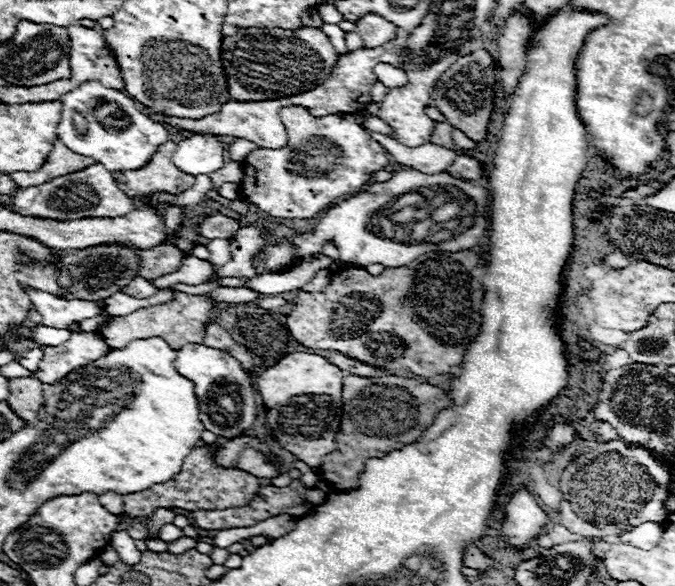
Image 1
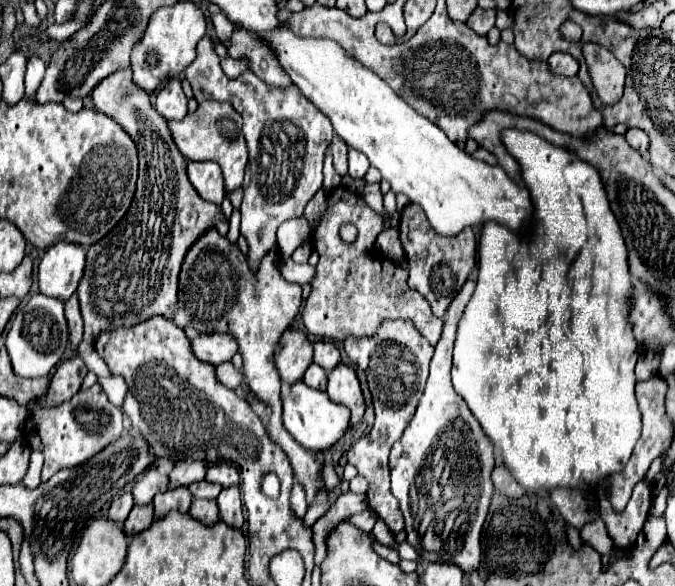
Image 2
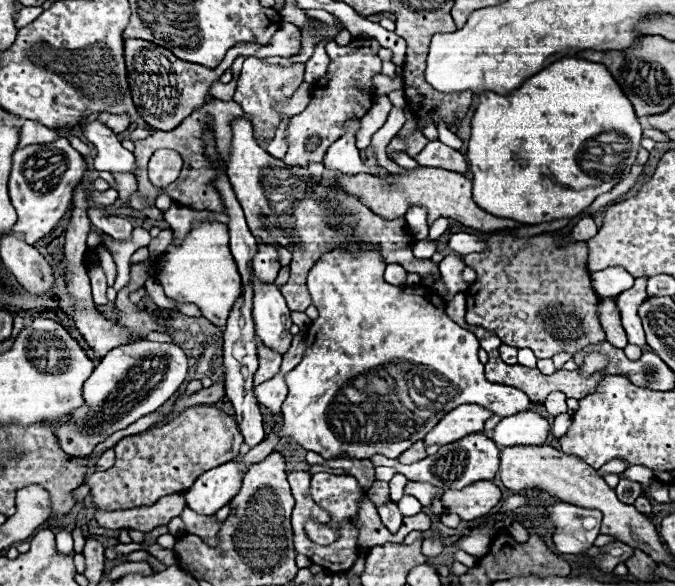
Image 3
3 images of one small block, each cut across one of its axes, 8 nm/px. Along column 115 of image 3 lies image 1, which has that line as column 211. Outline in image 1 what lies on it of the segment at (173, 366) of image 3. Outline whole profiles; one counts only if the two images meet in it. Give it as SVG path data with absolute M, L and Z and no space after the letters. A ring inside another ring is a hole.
M188 342L178 350L178 360L174 366L182 376L194 382L200 404L200 422L208 432L222 438L240 438L248 432L256 420L254 388L250 376L242 372L240 364L232 356L204 344Z

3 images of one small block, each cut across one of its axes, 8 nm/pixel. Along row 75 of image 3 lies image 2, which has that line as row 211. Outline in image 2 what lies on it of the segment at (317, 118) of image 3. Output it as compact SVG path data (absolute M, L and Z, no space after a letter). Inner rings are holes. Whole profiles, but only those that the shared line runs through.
M346 188L332 194L332 204L314 228L314 248L320 254L316 278L312 280L312 294L302 308L302 320L310 334L318 338L344 340L348 336L372 336L386 320L410 320L414 328L436 346L442 320L436 318L428 302L410 290L408 272L392 260L372 260L368 254L374 250L374 240L382 232L384 218L376 214L364 198L350 194ZM342 224L354 224L358 236L354 242L340 238Z

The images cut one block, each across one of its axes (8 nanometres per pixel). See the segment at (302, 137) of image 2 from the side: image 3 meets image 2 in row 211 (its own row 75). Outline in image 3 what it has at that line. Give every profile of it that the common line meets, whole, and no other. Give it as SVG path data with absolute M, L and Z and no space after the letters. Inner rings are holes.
M248 56L244 60L242 66L242 74L238 78L238 86L236 86L236 94L234 94L234 102L238 102L244 112L250 116L252 124L254 124L254 134L262 140L272 140L280 122L286 118L276 106L280 102L284 102L286 98L292 98L292 94L300 88L300 84L304 82L304 64L288 64L288 66L280 66L280 64L266 64L262 58L256 56Z

